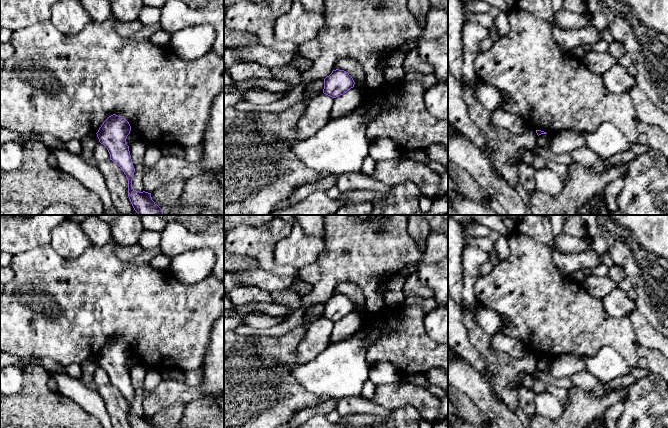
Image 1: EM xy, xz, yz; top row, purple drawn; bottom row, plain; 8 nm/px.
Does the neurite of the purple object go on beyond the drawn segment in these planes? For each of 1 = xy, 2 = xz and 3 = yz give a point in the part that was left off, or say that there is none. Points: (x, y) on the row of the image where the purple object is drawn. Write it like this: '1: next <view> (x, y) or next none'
1: next none
2: next none
3: next none

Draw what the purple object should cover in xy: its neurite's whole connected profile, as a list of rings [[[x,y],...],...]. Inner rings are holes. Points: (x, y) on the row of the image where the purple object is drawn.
[[[113,114],[103,122],[96,134],[99,142],[107,148],[110,160],[115,162],[126,175],[128,197],[138,215],[163,215],[163,210],[152,200],[151,193],[139,192],[132,188],[135,168],[129,146],[126,144],[130,131],[129,122],[121,116]]]

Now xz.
[[[336,69],[324,79],[323,93],[336,98],[353,88],[354,84],[355,82],[348,72]]]

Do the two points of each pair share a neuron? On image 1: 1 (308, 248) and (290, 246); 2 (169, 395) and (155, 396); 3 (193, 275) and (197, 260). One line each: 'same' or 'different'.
1: same
2: same
3: same

